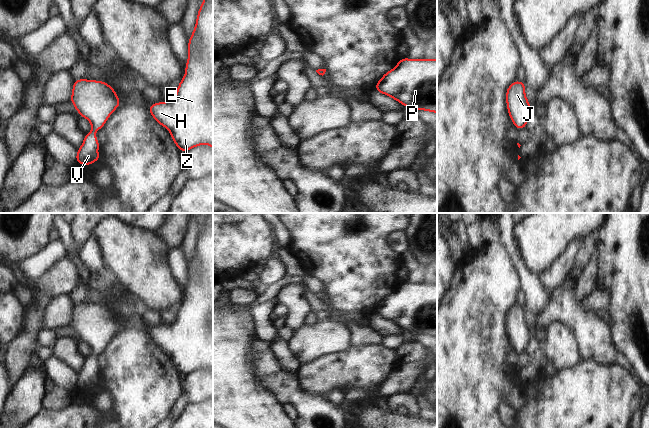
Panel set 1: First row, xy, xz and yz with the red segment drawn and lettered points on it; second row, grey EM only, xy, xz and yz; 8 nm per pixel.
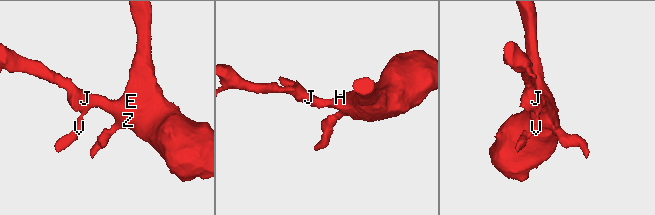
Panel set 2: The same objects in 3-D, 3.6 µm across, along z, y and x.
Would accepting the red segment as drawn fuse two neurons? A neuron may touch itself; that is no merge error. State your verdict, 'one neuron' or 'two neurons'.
one neuron

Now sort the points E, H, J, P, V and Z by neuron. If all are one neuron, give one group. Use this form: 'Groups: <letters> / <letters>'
Groups: E H J P V Z

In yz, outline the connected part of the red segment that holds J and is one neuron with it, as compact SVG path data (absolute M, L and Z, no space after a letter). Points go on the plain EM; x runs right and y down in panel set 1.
M518 304L509 309L506 314L507 335L514 351L526 351L531 339L531 330L525 317L525 306Z

